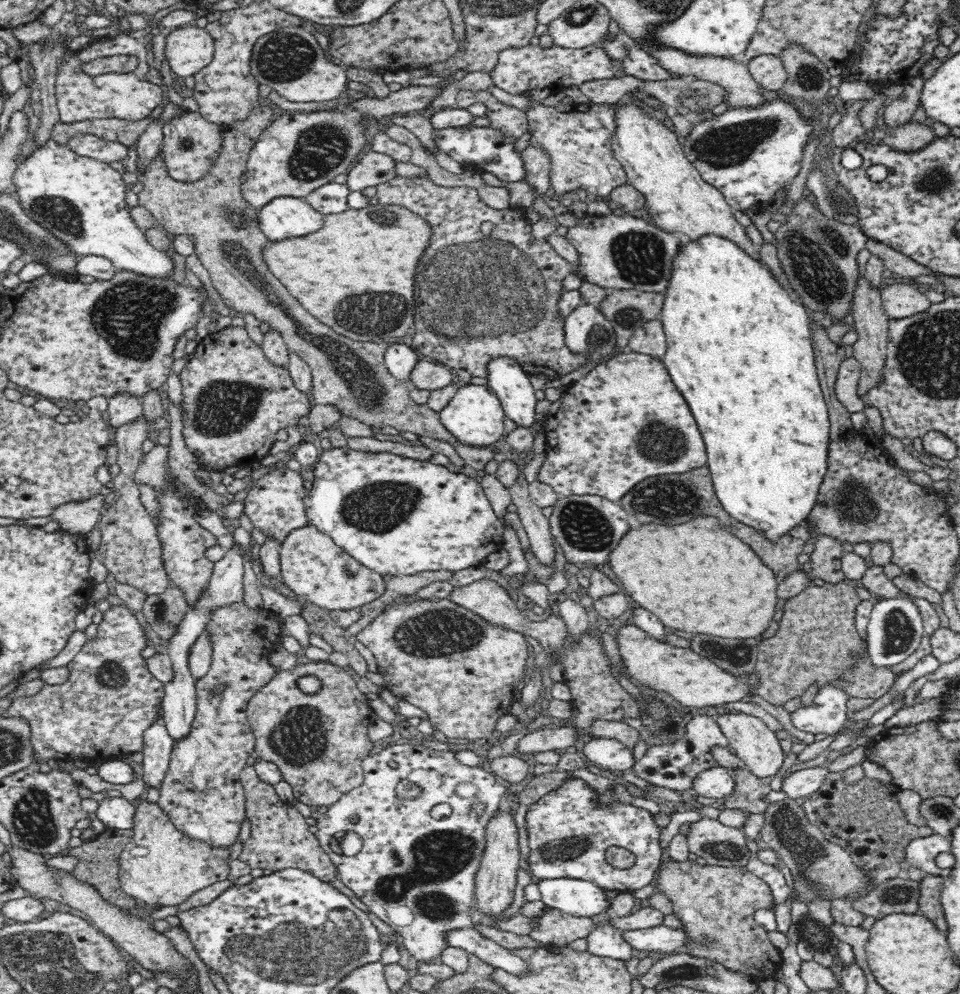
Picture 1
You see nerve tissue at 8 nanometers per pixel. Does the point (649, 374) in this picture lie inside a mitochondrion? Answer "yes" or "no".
no

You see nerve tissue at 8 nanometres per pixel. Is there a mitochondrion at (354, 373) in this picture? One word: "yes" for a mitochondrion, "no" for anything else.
yes

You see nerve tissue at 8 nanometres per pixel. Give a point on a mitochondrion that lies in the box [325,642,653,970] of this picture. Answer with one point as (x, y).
(423, 870)

